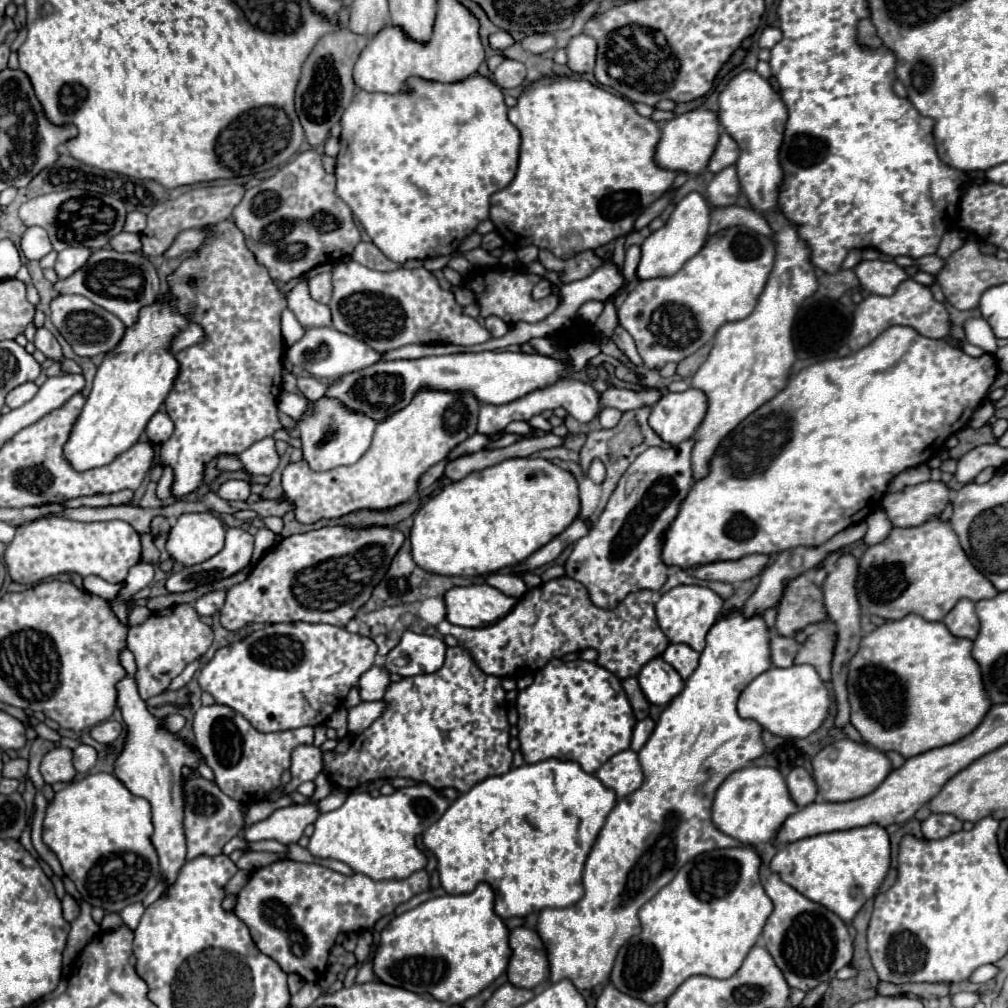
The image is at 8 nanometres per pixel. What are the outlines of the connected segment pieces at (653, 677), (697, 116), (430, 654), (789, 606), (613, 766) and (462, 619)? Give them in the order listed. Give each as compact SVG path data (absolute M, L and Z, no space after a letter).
M661 657L651 659L641 669L637 679L647 701L653 705L667 705L683 689L683 679L679 677L679 673Z
M709 109L687 111L687 113L677 115L665 123L665 127L661 131L661 141L657 145L655 159L663 169L697 175L707 167L707 159L711 159L711 151L715 151L717 141L719 141L719 119L717 119L717 115Z
M405 631L399 645L387 653L385 669L401 677L431 673L443 665L445 651L447 645L443 639Z
M799 575L793 579L779 603L775 629L779 635L795 637L811 623L821 623L827 619L823 605L823 589L815 585L809 577Z
M625 749L621 753L615 753L599 771L597 777L601 783L617 793L619 799L625 795L637 791L643 783L643 771L637 759L637 753L631 749Z
M487 583L453 587L443 599L447 605L447 621L459 627L487 627L503 619L517 603L515 597Z

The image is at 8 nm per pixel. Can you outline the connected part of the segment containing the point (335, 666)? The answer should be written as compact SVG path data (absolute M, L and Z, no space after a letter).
M273 623L253 631L241 641L215 651L213 659L199 673L199 687L215 697L217 703L229 705L241 713L257 731L289 731L305 725L323 725L327 717L343 705L351 687L357 687L359 677L373 667L377 645L373 639L359 633L349 633L343 627L327 623Z

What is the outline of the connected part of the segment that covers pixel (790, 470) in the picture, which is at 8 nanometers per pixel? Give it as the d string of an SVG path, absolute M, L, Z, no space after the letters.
M895 325L883 331L875 341L871 341L867 347L839 359L827 359L823 363L809 365L801 369L797 375L793 375L787 383L787 387L777 393L771 401L761 405L757 411L753 411L743 423L739 423L719 445L715 457L711 459L711 473L705 479L699 479L687 499L681 505L681 511L677 519L671 523L667 535L665 535L665 545L663 545L663 561L667 565L679 565L681 569L691 569L697 567L699 563L713 563L713 561L723 561L723 559L741 559L751 553L781 553L793 547L817 547L829 541L833 535L839 531L847 529L851 523L857 523L859 517L867 517L871 511L877 509L879 501L883 499L887 485L895 475L909 467L917 467L931 459L933 455L939 453L943 443L947 441L949 435L957 433L967 425L971 419L975 407L983 401L987 395L989 387L993 385L995 377L999 375L997 361L991 353L983 353L981 357L971 357L967 355L961 347L951 345L947 339L929 339L919 335L913 327L903 327Z

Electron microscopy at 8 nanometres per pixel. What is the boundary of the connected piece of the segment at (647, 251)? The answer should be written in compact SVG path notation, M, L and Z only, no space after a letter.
M689 193L683 197L677 205L675 211L669 215L667 225L661 227L659 231L651 233L643 245L641 245L641 263L637 267L637 277L639 279L655 279L655 277L665 277L665 275L675 275L679 267L687 259L691 259L705 243L707 231L709 231L709 213L711 207L699 193Z

